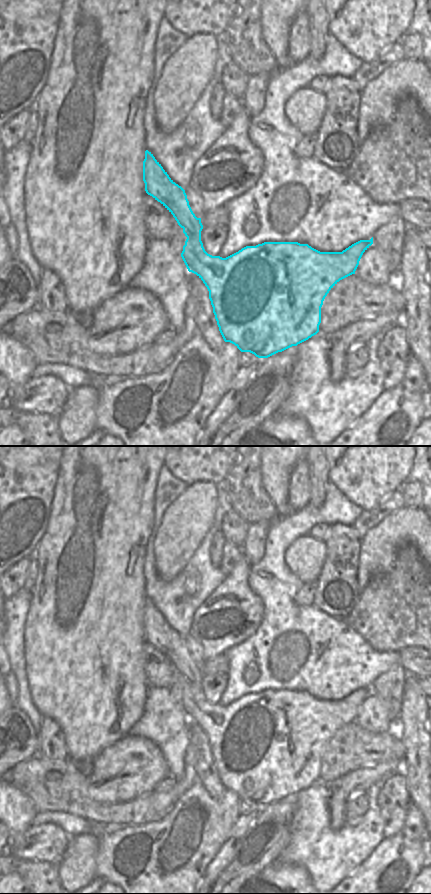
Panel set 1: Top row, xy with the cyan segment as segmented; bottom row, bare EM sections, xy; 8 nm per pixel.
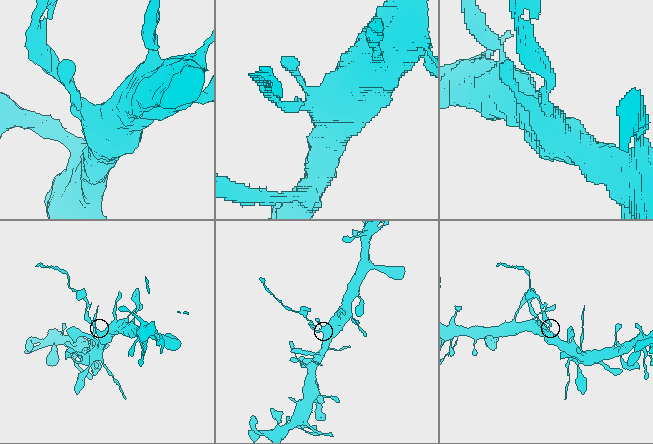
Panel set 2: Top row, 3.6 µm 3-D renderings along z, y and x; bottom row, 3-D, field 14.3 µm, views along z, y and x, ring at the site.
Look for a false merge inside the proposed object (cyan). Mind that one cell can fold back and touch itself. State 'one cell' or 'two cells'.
two cells

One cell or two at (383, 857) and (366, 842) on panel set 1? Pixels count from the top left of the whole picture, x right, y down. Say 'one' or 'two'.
two

